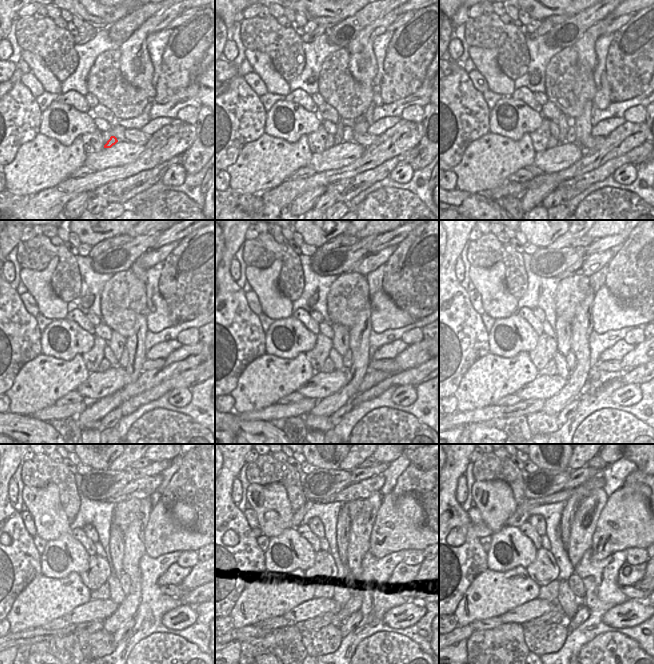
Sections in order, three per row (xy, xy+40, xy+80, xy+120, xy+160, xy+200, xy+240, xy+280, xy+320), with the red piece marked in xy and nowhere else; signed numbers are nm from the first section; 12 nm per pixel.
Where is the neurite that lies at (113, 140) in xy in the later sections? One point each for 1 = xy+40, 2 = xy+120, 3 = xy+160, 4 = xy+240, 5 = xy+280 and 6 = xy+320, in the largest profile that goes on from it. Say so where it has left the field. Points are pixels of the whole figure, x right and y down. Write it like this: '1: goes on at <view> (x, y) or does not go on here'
1: goes on at xy+40 (338, 136)
2: goes on at xy+120 (117, 343)
3: goes on at xy+160 (340, 343)
4: goes on at xy+240 (116, 536)
5: goes on at xy+280 (343, 523)
6: goes on at xy+320 (572, 504)

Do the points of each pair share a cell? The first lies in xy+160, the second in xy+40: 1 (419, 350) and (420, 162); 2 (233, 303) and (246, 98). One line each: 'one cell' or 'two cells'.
1: two cells
2: one cell

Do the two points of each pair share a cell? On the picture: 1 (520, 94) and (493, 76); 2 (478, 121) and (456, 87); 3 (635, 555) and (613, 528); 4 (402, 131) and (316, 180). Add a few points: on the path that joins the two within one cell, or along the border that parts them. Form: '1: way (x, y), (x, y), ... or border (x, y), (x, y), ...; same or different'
1: border (515, 89), (510, 95); different
2: way (473, 113), (458, 95); same
3: border (643, 547), (627, 547), (625, 549); different
4: way (381, 150), (352, 170), (337, 174); same

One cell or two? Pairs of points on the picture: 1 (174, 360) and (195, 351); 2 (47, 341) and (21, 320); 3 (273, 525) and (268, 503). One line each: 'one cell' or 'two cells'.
1: one cell
2: two cells
3: one cell

